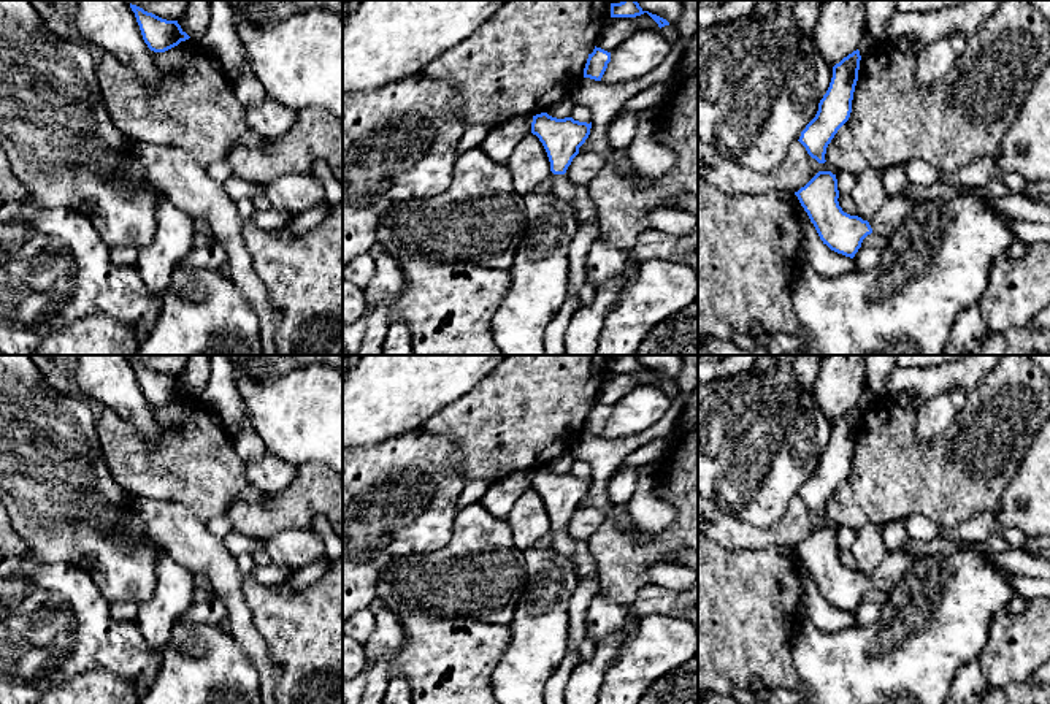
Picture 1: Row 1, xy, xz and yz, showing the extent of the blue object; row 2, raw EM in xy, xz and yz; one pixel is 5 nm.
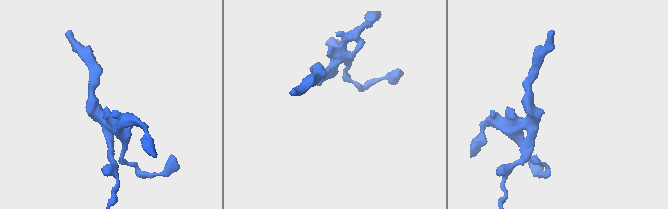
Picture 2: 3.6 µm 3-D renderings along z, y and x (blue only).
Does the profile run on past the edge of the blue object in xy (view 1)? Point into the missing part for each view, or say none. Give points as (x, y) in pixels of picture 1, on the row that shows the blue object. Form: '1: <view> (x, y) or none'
1: none

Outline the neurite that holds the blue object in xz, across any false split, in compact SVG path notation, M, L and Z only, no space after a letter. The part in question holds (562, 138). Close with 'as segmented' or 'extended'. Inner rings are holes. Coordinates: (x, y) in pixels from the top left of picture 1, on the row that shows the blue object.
M547 113L533 116L531 133L542 143L550 162L552 193L574 208L574 184L566 178L566 170L579 154L579 147L590 135L592 122L573 117L557 119Z | extended

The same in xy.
M130 3L130 8L135 13L143 40L151 51L165 52L174 46L178 46L181 41L186 41L190 38L181 29L178 21L162 19L132 3Z | as segmented

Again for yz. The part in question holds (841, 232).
M818 171L795 195L823 244L850 258L855 257L868 235L890 238L917 205L917 200L887 198L869 222L850 216L839 206L837 179L831 171Z | extended

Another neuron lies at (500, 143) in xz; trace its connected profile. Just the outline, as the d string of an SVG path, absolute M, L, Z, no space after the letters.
M517 116L492 128L479 149L495 163L506 165L515 146L531 130L531 116Z

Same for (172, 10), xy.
M125 0L128 5L136 5L148 13L152 13L167 21L178 21L182 17L189 0Z

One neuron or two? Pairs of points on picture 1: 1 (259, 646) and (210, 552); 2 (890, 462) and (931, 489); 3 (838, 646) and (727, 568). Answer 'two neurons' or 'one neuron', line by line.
1: one neuron
2: one neuron
3: two neurons

